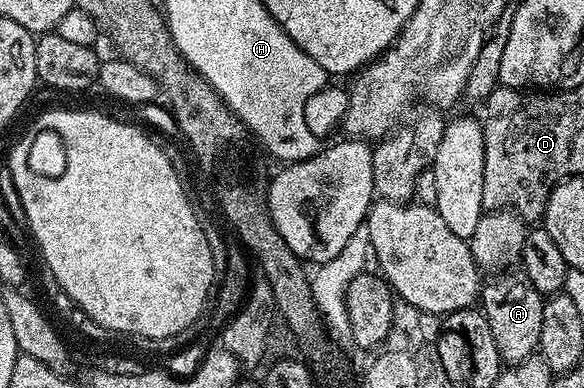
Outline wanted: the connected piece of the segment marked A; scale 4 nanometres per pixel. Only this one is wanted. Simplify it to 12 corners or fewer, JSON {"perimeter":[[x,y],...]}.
{"perimeter":[[521,271],[481,289],[500,358],[538,350],[545,297]]}

